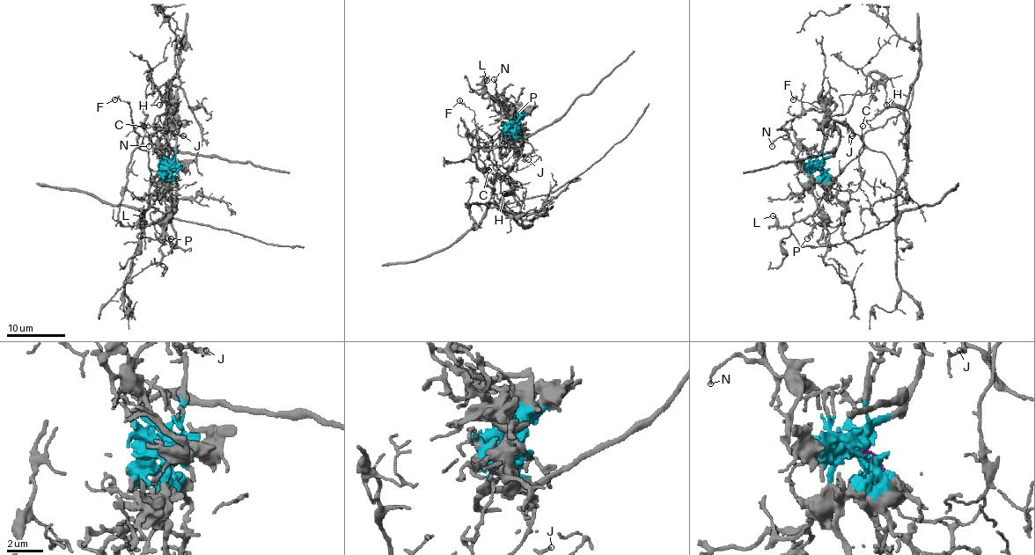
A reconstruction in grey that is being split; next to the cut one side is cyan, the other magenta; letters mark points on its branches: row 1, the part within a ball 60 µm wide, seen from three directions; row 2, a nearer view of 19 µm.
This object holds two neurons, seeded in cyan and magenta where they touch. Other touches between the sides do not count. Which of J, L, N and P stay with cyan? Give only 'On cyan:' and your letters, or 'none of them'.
On cyan: J, L, N, P

